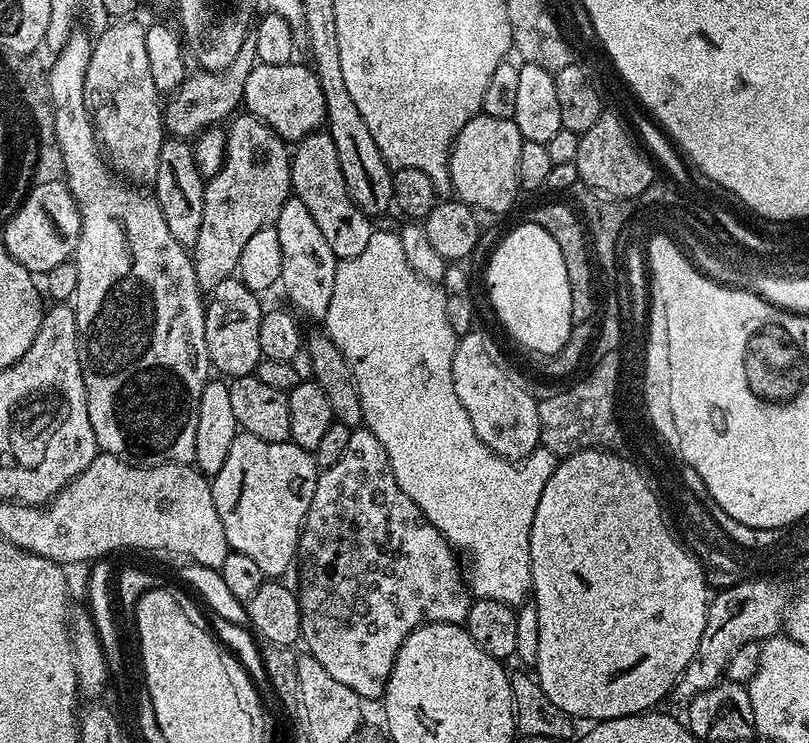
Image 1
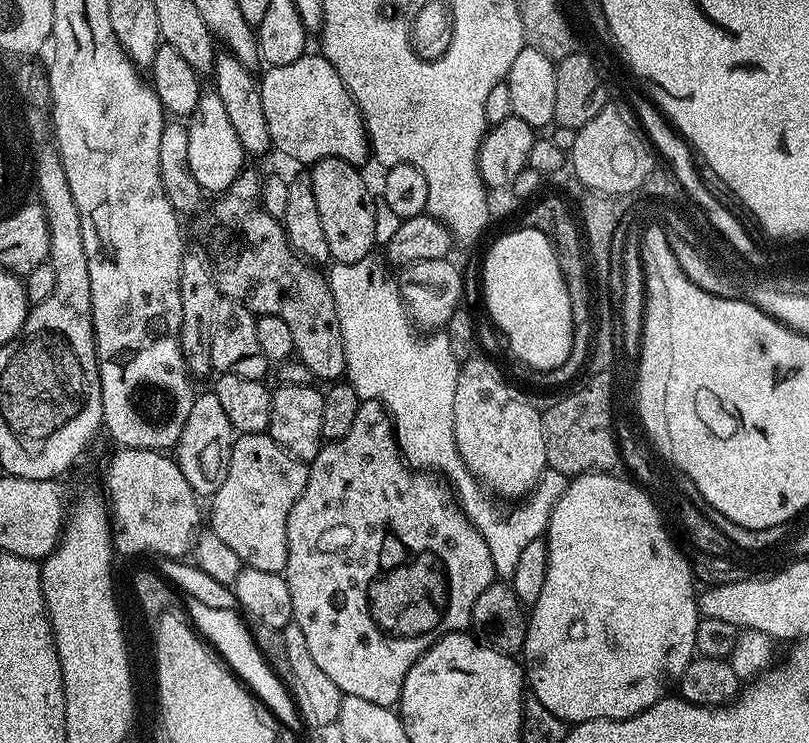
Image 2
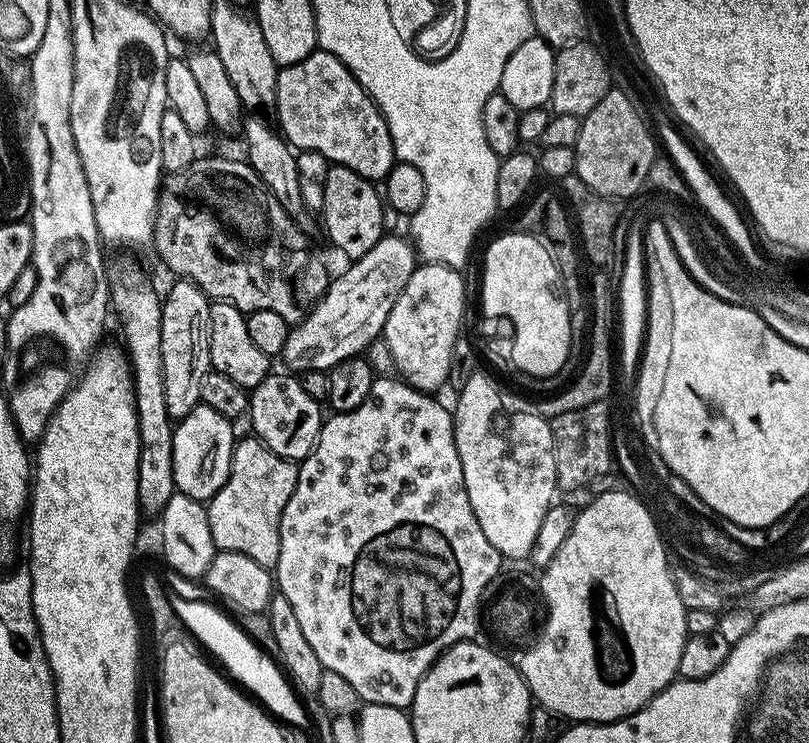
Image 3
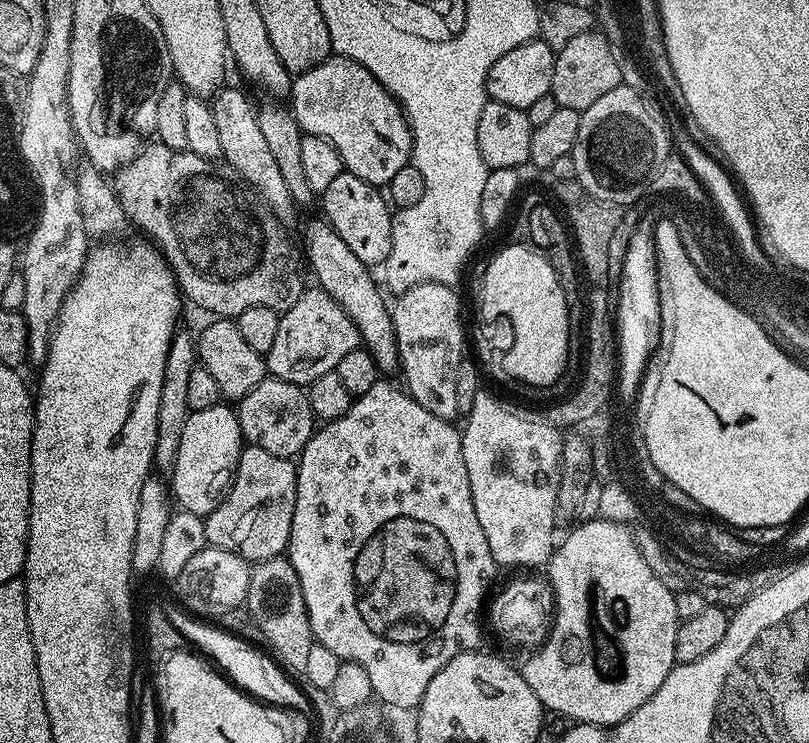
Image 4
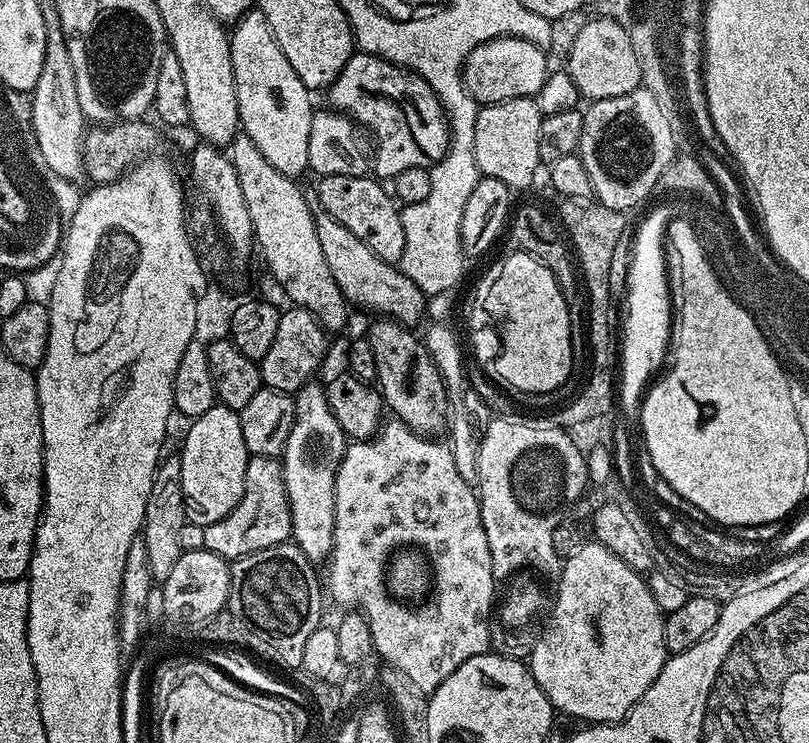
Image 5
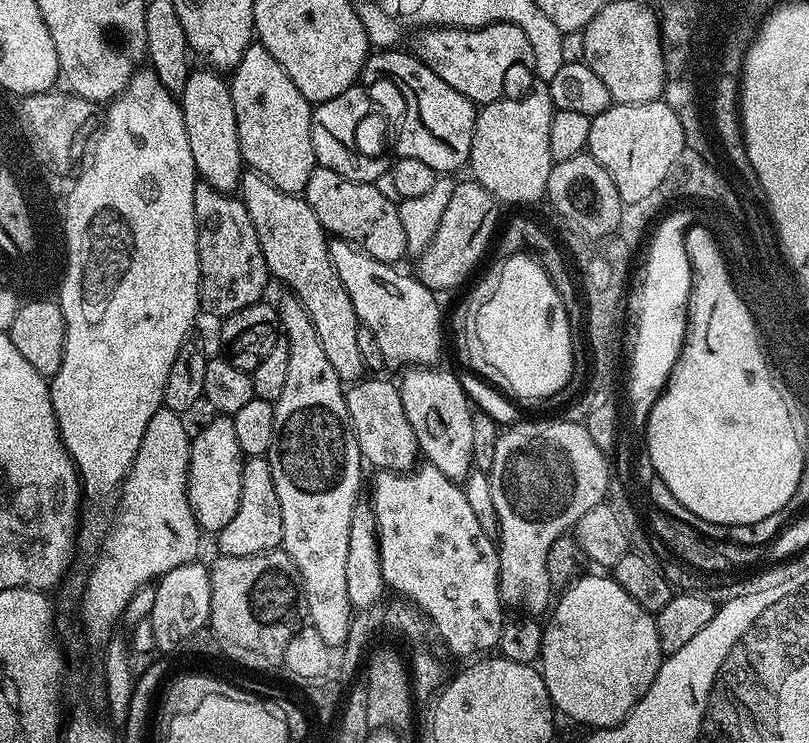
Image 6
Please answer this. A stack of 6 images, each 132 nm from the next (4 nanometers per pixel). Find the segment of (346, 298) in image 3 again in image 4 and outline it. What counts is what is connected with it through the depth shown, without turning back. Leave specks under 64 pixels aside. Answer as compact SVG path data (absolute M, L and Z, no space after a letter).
M308 286L290 310L280 313L278 335L266 353L266 372L271 379L307 386L314 378L334 372L344 355L358 347L360 335L346 310L319 286Z

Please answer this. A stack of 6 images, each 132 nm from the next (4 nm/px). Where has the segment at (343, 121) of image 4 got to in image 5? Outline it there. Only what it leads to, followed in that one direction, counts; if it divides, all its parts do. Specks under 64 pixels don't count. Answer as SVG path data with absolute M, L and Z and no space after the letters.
M353 51L346 66L342 66L342 74L338 74L338 78L334 78L332 85L327 88L326 96L335 111L360 126L368 120L368 96L381 96L384 100L392 100L396 107L392 112L396 129L393 130L380 161L374 164L377 177L391 178L402 174L402 170L428 168L437 164L446 154L450 133L444 118L444 109L436 101L432 87L422 77L409 74L405 69L391 64L389 60L372 56L369 52Z

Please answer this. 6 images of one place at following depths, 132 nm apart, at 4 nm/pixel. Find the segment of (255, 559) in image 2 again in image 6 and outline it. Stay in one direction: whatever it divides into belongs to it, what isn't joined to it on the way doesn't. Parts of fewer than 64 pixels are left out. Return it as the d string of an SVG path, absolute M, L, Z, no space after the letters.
M263 456L247 457L242 466L242 498L238 498L238 514L215 537L216 544L224 556L243 558L275 552L283 545L282 506L278 502L278 490L274 490L272 467Z

